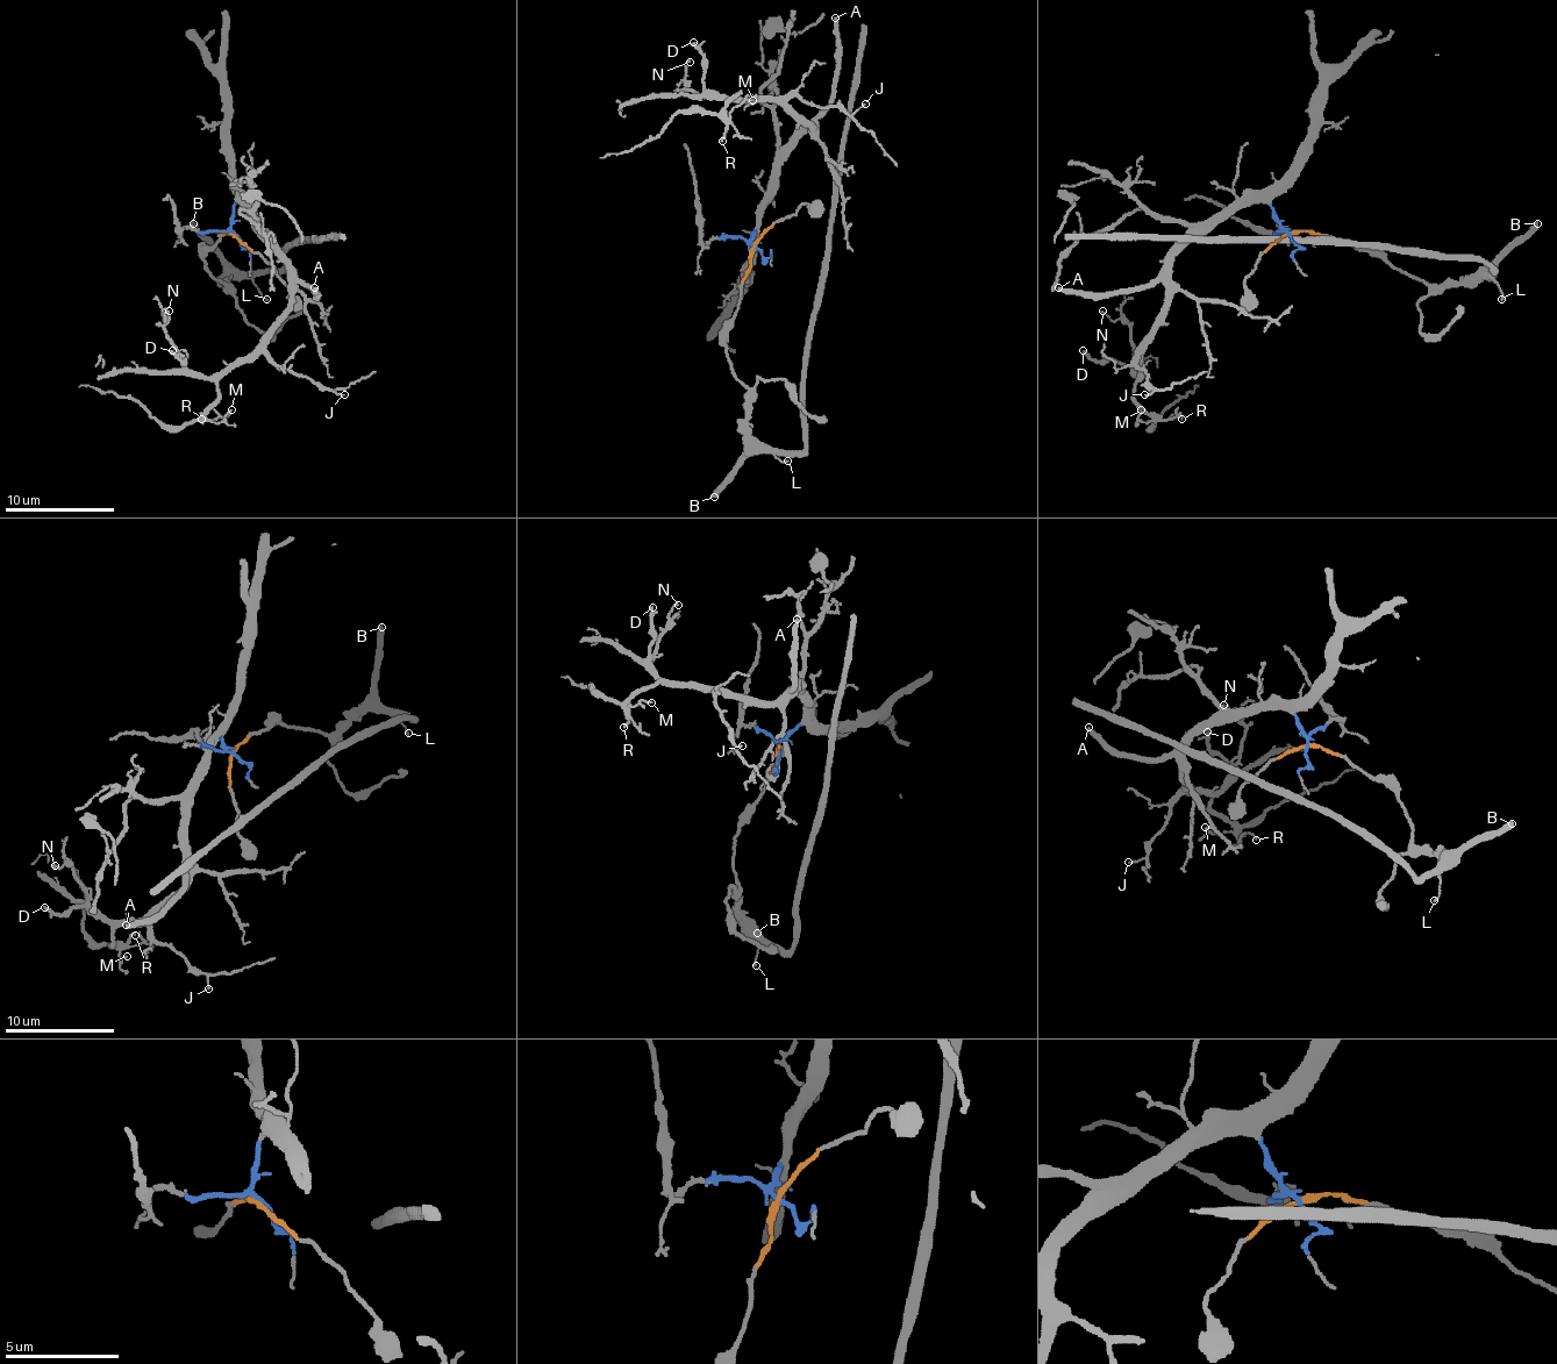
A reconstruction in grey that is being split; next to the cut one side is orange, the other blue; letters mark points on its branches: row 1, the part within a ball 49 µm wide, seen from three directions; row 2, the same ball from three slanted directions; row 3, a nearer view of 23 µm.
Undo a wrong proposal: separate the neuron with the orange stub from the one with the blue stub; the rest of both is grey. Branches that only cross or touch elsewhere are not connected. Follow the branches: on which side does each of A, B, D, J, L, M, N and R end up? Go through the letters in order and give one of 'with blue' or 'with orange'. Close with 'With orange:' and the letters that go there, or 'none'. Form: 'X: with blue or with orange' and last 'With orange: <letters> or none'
A: with blue
B: with orange
D: with blue
J: with blue
L: with orange
M: with blue
N: with blue
R: with blue
With orange: B, L

